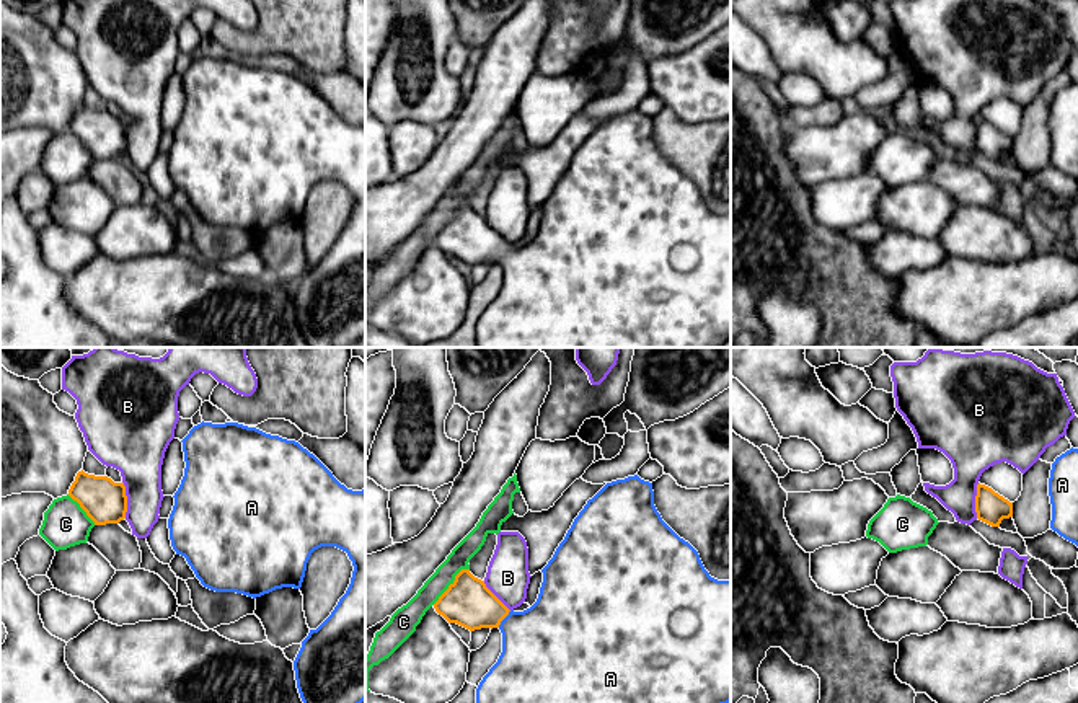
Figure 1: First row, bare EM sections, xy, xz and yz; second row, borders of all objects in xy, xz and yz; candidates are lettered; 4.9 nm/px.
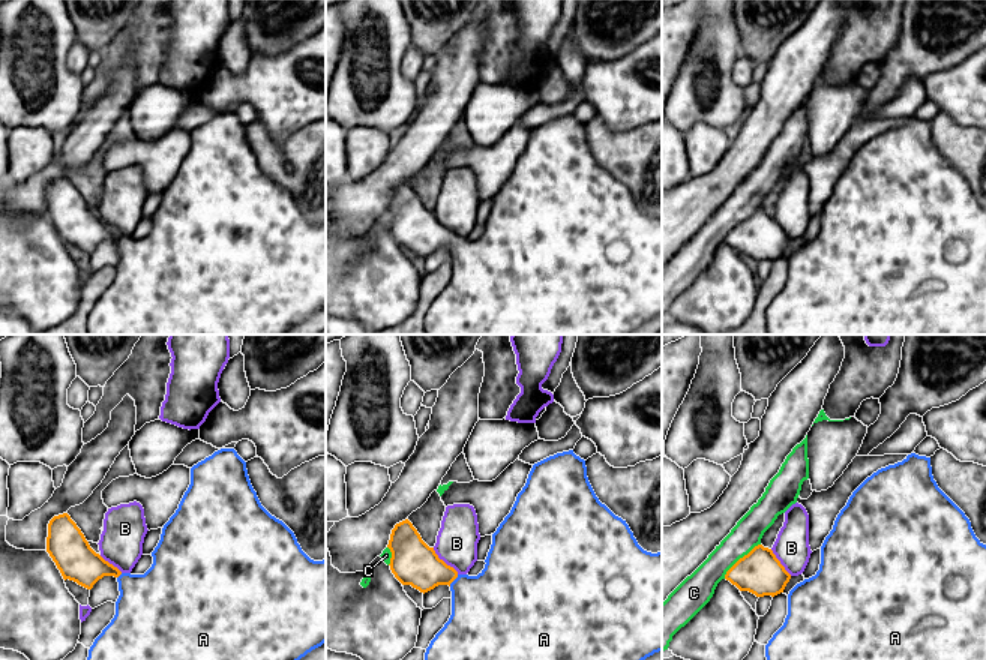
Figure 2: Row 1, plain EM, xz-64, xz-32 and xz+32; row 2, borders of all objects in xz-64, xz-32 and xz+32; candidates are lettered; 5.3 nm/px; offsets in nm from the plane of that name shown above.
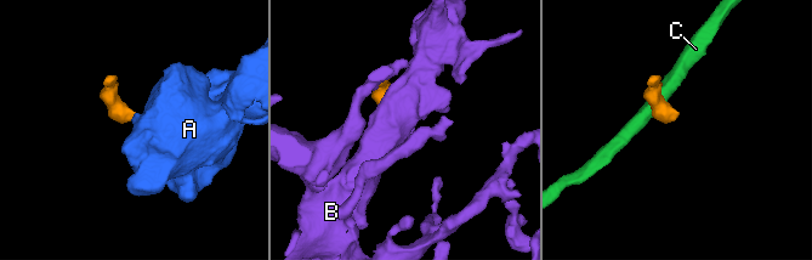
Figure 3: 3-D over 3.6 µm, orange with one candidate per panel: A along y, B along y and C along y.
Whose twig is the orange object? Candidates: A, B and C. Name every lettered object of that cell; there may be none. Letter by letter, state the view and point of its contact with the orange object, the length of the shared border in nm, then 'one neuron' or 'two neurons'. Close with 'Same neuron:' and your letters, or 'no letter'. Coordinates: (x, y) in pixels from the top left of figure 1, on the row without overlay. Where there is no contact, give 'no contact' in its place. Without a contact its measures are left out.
A: contact xz (504, 252); length 110 nm; one neuron
B: contact xy (126, 134); length 180 nm; two neurons
C: contact xz (450, 219); length 260 nm; two neurons
Same neuron: A

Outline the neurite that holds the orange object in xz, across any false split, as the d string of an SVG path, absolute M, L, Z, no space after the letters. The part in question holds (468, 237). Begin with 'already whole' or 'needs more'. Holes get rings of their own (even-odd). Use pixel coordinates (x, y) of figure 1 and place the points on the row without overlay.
needs more; M638 109L607 117L587 135L541 207L538 233L524 246L509 245L470 204L462 204L434 238L448 258L470 266L499 263L502 267L502 287L476 323L476 347L713 347L731 336L731 215L711 212L698 186L662 155L654 140L652 117Z

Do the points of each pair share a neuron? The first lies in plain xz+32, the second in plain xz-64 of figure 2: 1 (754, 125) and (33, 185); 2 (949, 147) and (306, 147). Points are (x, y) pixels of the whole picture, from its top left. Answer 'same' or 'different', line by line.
1: same
2: same

